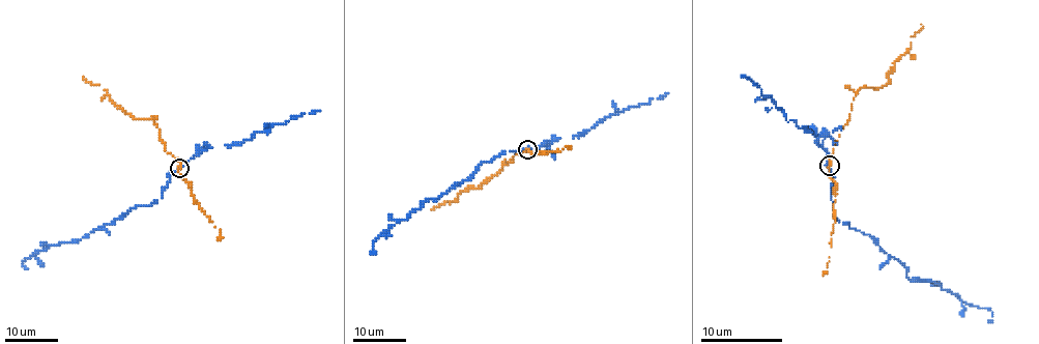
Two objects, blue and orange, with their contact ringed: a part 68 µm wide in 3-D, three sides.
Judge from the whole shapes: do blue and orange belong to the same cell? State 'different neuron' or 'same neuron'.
different neuron

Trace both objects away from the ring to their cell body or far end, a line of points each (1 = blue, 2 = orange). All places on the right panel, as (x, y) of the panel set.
1: (829, 165), (837, 220), (867, 234), (906, 267), (908, 280), (935, 282), (965, 304), (988, 308), (988, 322)
2: (829, 165), (858, 91), (882, 87), (888, 81), (888, 70), (921, 24)

